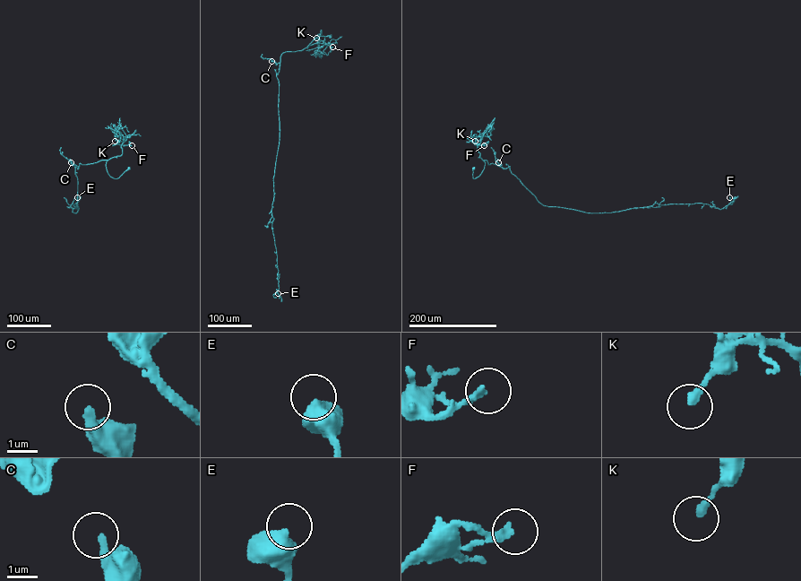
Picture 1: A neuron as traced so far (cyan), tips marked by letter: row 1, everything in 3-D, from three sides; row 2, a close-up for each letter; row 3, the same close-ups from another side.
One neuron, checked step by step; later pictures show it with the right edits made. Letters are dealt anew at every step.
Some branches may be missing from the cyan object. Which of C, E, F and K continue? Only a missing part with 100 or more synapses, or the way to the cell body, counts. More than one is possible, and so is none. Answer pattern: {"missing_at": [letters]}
{"missing_at": []}

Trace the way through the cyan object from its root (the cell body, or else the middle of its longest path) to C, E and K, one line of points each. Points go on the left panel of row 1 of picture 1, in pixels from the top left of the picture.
C: (128, 169), (115, 178), (107, 172), (107, 160), (80, 163), (79, 166), (71, 162)
E: (128, 169), (115, 178), (107, 160), (80, 163), (74, 213), (70, 206), (75, 203), (77, 209), (77, 197)
K: (128, 169), (116, 178), (107, 172), (106, 161), (122, 152), (121, 145), (115, 141)

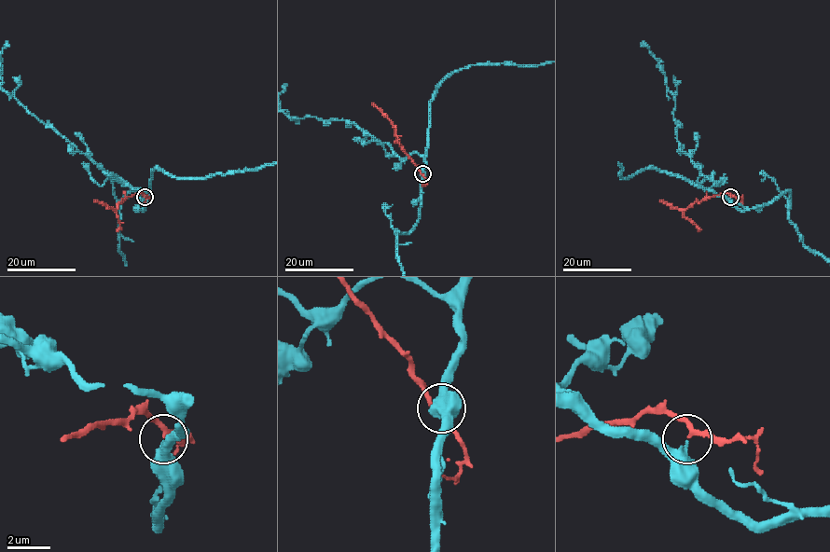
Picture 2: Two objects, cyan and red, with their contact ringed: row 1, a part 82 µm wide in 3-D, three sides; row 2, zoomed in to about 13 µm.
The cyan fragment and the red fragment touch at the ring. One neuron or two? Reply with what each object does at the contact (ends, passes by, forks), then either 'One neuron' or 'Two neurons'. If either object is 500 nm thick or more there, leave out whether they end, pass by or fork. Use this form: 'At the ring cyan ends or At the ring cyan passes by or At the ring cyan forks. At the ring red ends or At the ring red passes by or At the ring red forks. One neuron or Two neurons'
At the ring cyan ends. At the ring red passes by. Two neurons

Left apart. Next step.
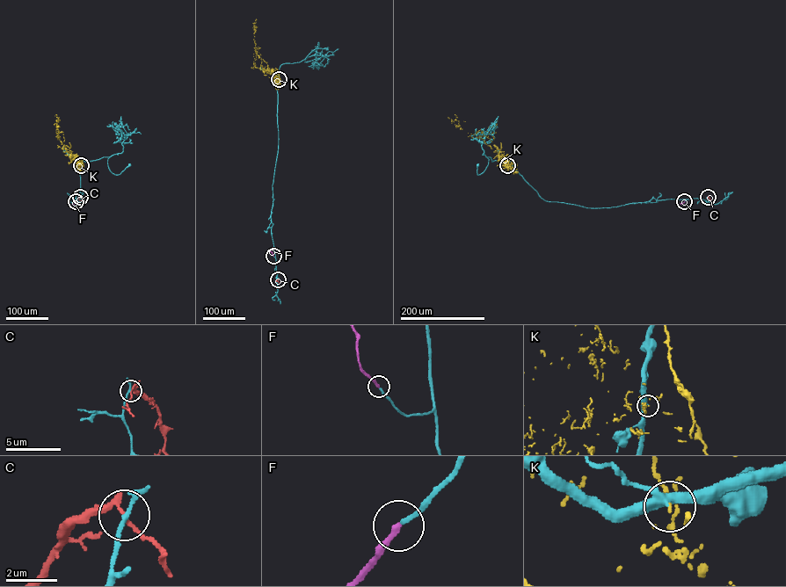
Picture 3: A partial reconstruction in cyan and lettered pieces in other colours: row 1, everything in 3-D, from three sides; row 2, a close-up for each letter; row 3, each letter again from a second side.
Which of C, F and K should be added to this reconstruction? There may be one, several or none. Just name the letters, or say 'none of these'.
F

